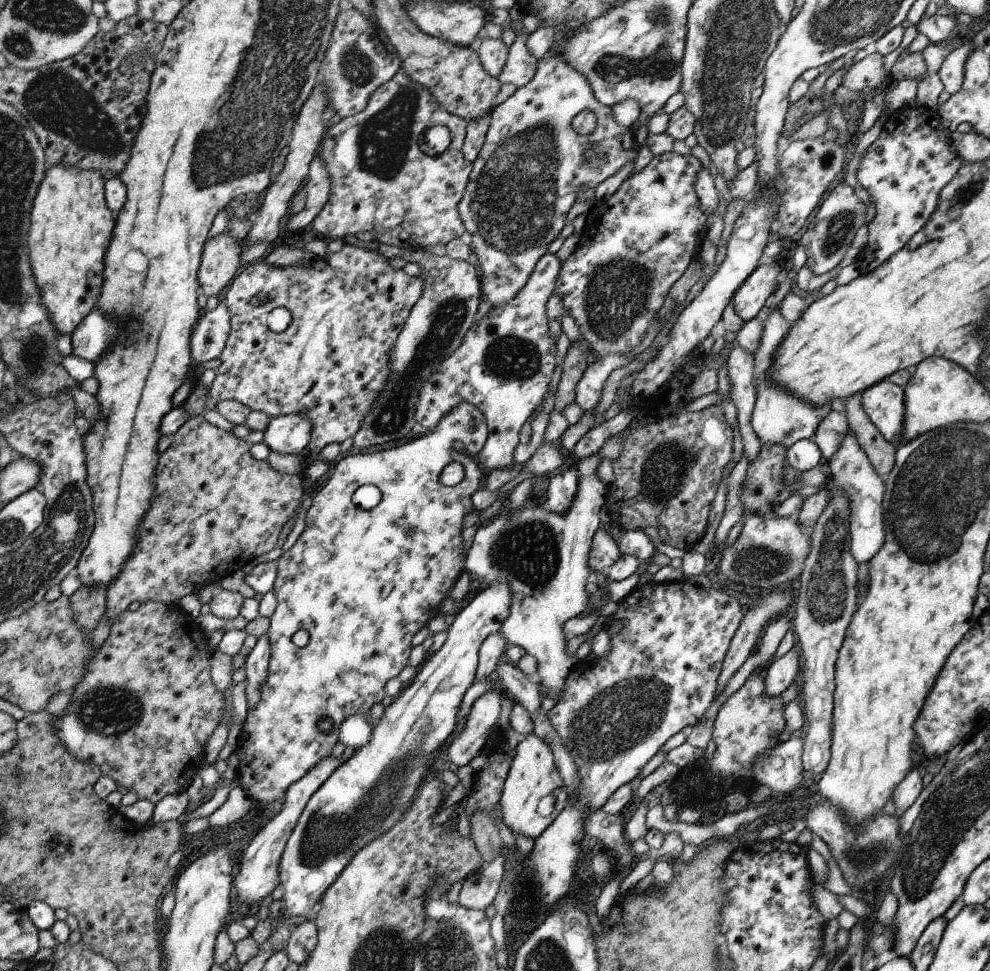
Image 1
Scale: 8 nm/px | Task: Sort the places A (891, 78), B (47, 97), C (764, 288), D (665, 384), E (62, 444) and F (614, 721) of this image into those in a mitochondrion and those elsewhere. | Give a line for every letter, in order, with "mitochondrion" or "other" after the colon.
A: other
B: mitochondrion
C: other
D: other
E: other
F: mitochondrion

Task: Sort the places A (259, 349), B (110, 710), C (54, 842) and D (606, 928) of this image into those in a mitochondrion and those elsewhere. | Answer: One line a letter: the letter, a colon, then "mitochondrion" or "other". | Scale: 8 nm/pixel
A: other
B: mitochondrion
C: other
D: other

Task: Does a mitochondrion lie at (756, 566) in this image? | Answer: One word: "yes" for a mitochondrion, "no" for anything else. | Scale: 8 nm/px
yes

